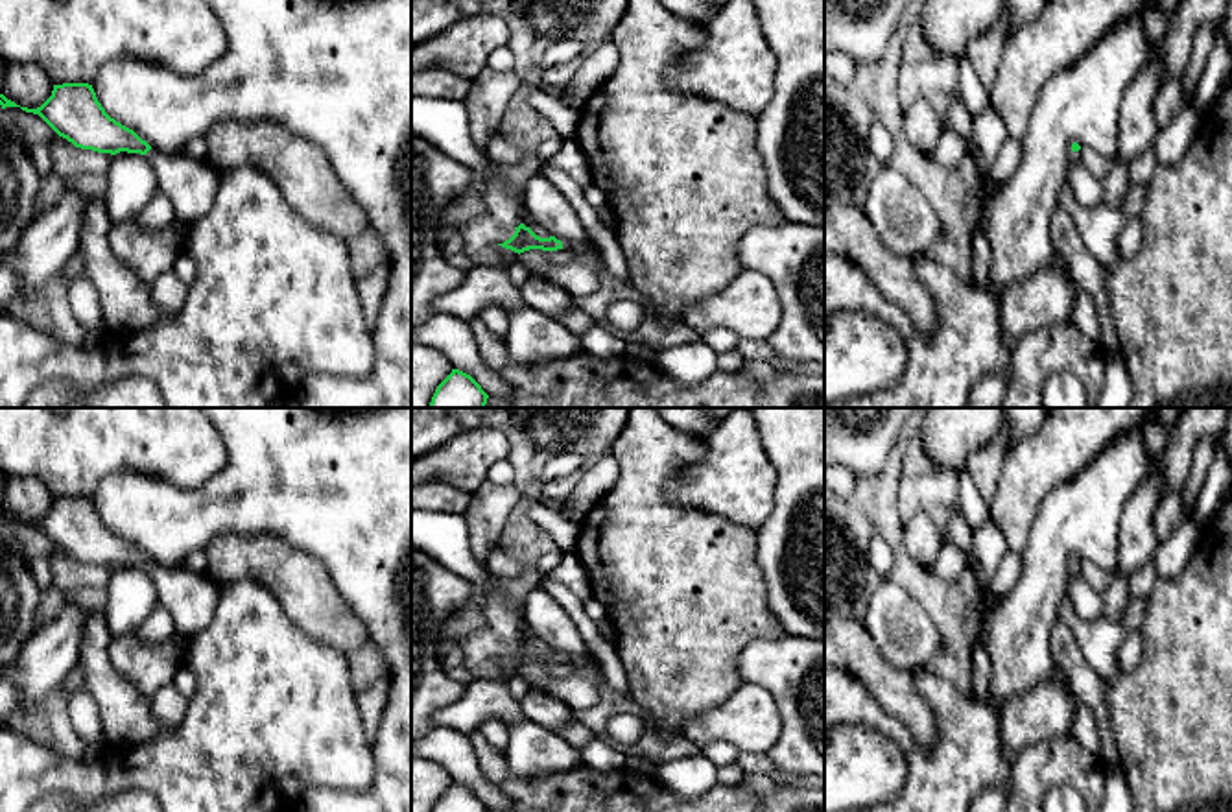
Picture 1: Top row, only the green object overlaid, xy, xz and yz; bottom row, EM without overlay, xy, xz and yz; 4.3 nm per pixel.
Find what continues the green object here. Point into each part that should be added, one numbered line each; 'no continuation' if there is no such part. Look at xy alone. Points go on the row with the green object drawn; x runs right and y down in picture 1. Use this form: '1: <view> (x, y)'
1: xy (192, 185)

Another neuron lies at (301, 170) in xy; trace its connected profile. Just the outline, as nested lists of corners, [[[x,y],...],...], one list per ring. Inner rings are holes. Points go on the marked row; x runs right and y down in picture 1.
[[[218,122],[205,133],[207,162],[218,170],[260,168],[291,209],[317,229],[350,242],[371,231],[361,205],[336,175],[325,149],[282,124]]]

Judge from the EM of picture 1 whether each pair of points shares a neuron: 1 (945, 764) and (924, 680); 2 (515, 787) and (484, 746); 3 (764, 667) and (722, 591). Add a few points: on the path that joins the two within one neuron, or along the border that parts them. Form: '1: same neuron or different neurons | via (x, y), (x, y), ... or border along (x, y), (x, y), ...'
1: same neuron | via (948, 744), (948, 704), (945, 700)
2: same neuron | via (506, 777), (487, 755)
3: different neurons | border along (784, 633), (753, 639), (740, 652), (742, 681)

